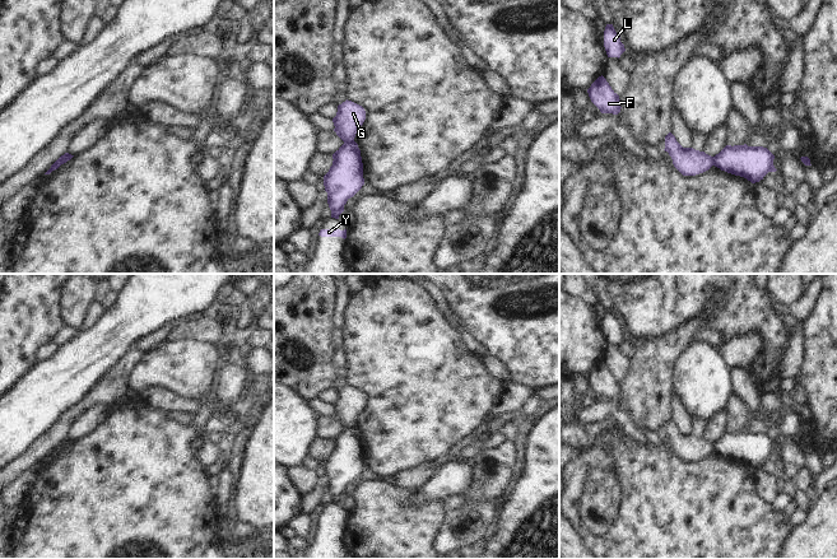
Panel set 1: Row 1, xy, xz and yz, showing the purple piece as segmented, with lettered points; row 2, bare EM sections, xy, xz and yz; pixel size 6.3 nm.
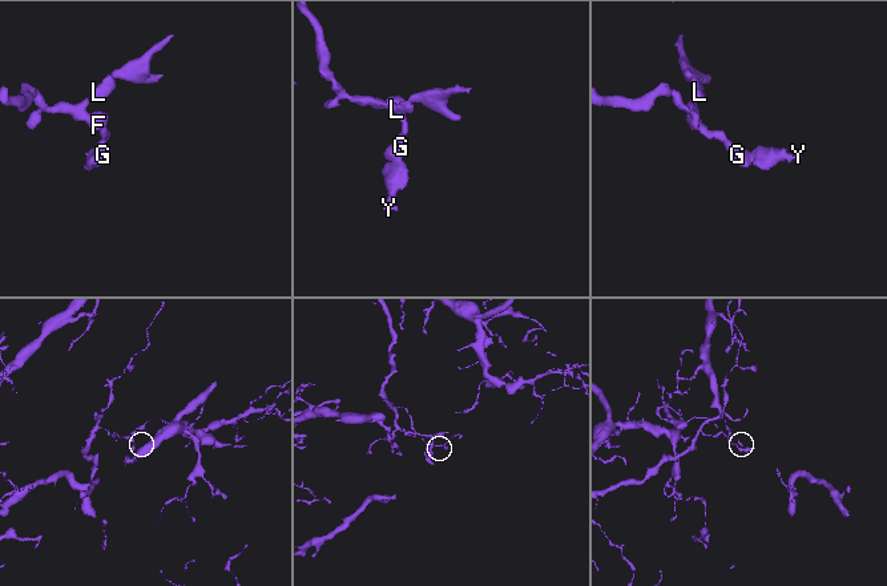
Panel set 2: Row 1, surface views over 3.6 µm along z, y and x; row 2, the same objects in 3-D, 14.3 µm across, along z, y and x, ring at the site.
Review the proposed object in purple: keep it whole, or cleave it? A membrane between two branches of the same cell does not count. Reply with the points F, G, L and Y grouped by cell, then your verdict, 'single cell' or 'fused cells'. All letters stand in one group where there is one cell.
groups F G L / Y; fused cells

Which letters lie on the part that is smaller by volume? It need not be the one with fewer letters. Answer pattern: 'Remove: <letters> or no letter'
Remove: Y

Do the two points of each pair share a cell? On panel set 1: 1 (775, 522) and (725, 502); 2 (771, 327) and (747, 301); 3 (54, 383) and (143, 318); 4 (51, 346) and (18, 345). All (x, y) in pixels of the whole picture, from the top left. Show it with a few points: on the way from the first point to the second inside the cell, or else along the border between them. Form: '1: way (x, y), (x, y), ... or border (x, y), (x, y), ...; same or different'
1: way (762, 522), (744, 522), (736, 515); same
2: way (765, 321), (751, 307); same
3: way (75, 366), (92, 350), (121, 332); same
4: border (50, 338), (36, 348), (36, 359); different

